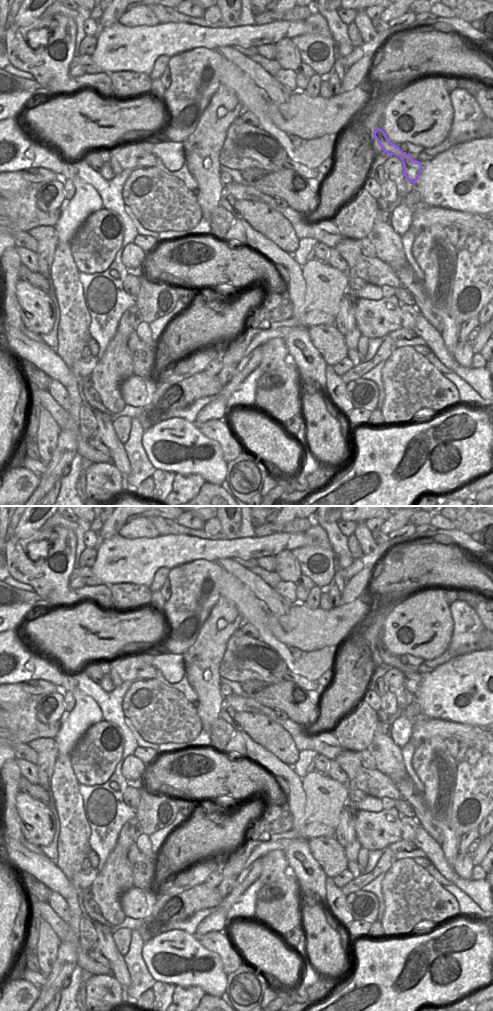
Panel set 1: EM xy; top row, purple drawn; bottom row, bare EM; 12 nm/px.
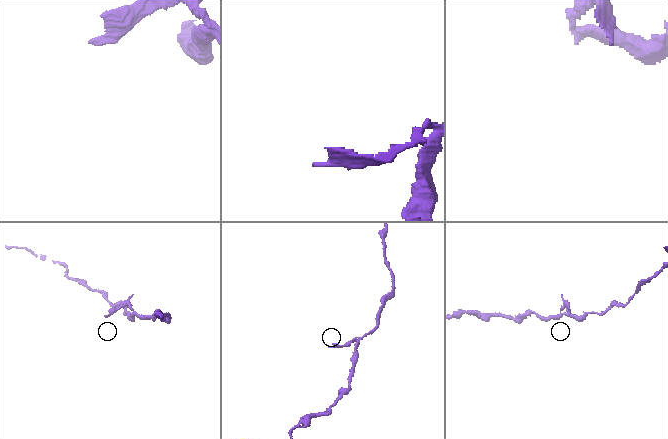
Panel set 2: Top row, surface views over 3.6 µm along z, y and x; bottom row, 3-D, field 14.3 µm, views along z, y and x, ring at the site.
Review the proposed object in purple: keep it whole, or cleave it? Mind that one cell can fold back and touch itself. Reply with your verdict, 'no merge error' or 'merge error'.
merge error

